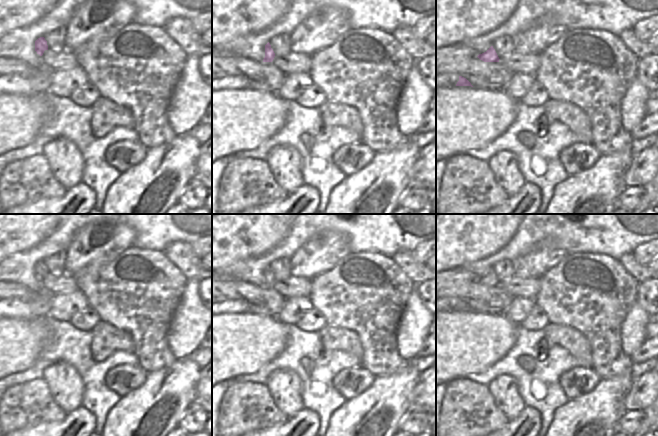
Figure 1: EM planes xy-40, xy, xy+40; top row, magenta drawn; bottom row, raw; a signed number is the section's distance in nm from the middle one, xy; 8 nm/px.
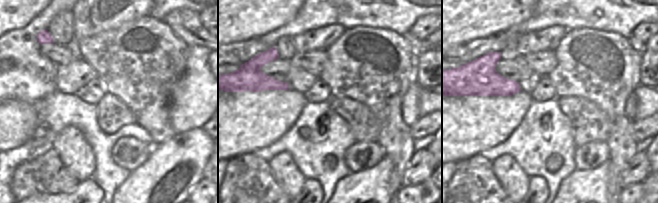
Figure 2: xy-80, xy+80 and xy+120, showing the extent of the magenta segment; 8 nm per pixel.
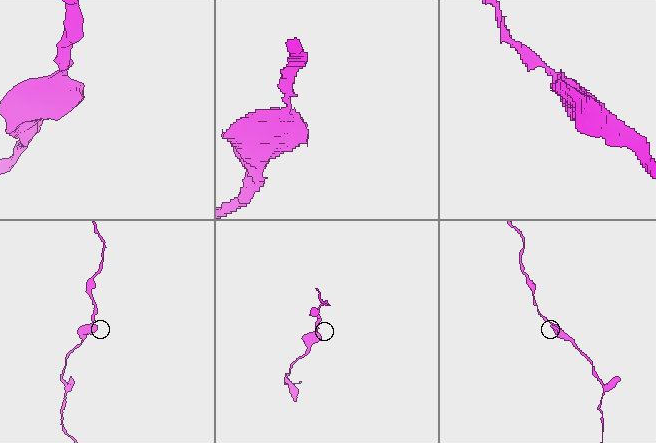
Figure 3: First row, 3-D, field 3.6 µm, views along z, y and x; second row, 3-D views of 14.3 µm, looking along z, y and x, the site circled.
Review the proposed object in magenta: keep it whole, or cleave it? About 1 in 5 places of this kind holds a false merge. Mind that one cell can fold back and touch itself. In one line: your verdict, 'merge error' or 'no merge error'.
no merge error

